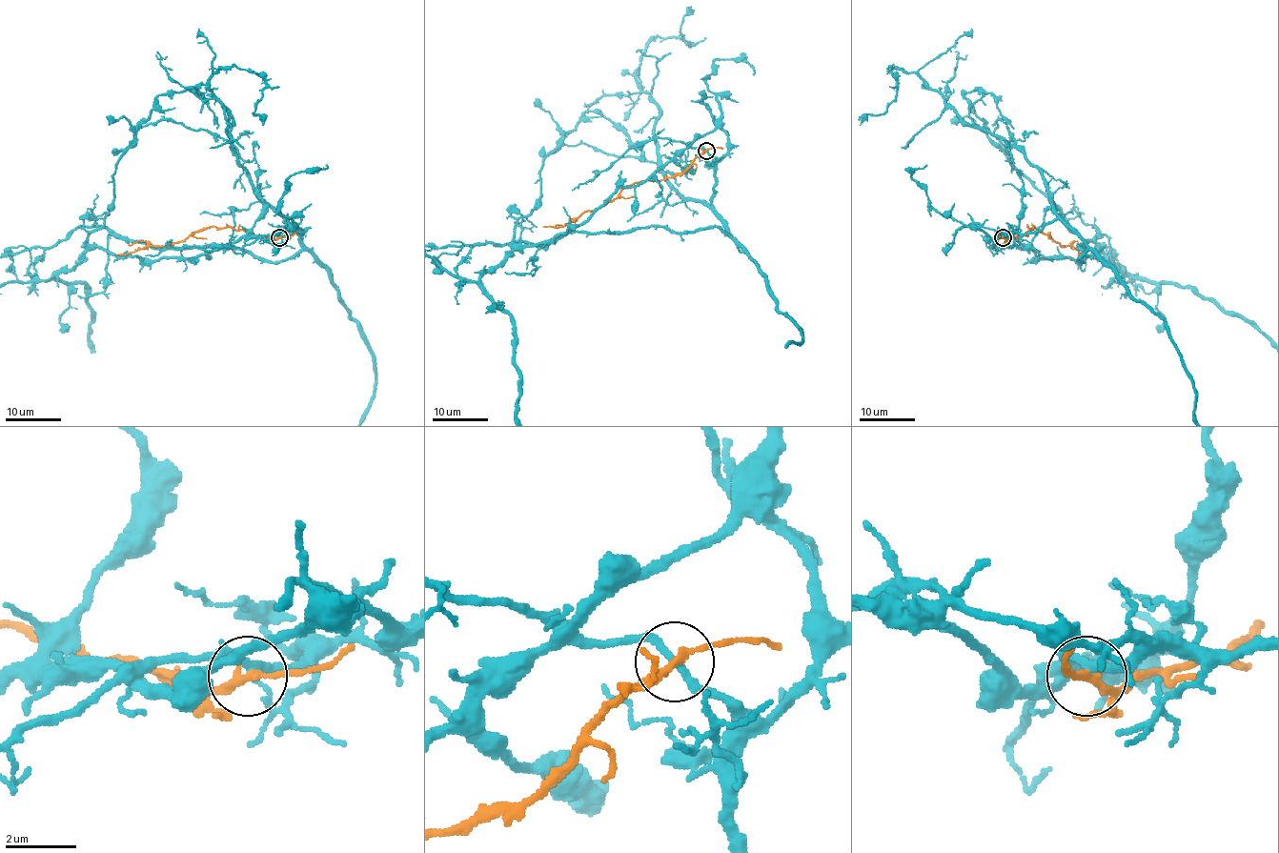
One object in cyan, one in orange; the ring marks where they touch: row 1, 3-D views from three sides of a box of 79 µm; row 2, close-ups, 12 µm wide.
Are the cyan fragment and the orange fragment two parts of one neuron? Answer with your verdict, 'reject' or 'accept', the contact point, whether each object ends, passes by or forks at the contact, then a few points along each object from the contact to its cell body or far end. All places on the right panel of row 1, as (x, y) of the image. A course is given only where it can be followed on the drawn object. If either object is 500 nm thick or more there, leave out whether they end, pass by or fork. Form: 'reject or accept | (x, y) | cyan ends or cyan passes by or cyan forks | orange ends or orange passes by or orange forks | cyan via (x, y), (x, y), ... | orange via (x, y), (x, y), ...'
reject | (1003, 237) | cyan passes by | orange passes by | orange via (1003, 237), (1009, 240), (1025, 234), (1033, 226), (1063, 245), (1069, 245), (1079, 253), (1078, 255)

